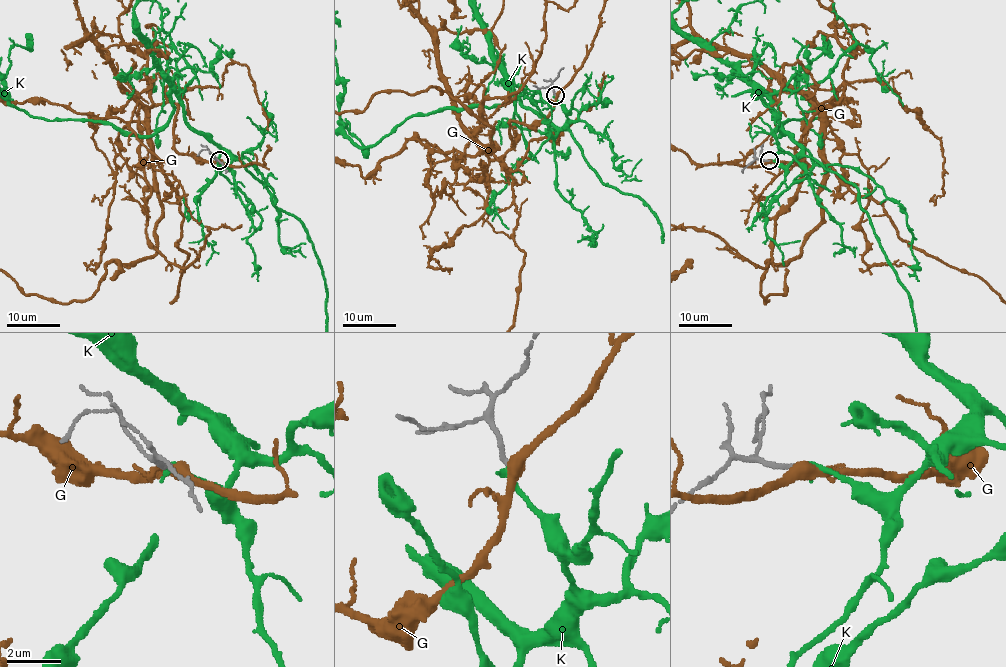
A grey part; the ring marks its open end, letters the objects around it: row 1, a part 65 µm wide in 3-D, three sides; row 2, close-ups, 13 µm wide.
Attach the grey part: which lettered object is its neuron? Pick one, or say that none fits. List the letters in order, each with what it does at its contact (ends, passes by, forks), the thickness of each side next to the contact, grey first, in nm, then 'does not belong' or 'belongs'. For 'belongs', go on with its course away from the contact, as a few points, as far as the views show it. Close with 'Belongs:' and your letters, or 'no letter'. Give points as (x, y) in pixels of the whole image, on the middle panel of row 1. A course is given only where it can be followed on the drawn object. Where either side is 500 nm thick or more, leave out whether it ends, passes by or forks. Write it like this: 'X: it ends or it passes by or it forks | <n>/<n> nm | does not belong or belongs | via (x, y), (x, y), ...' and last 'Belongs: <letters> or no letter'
G: it passes by | 180/420 nm | does not belong
K: it ends | 180/240 nm | belongs
Belongs: K

